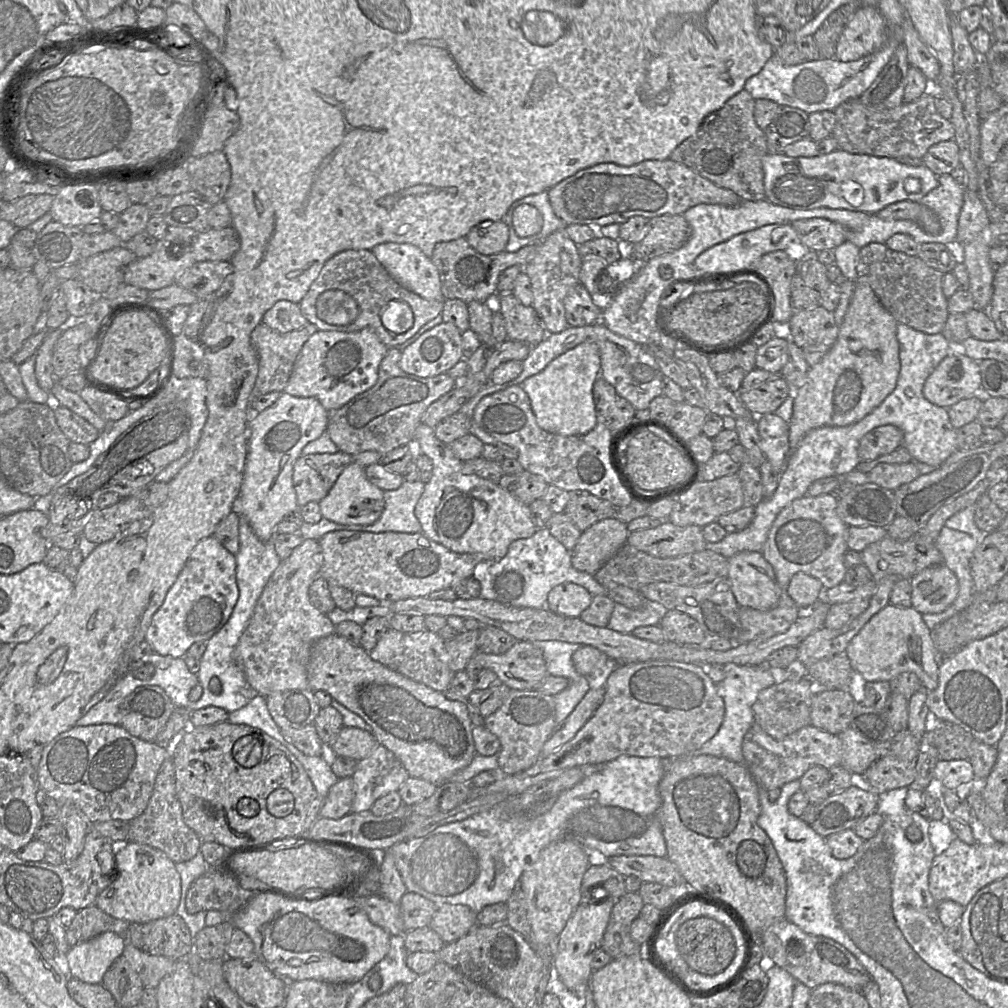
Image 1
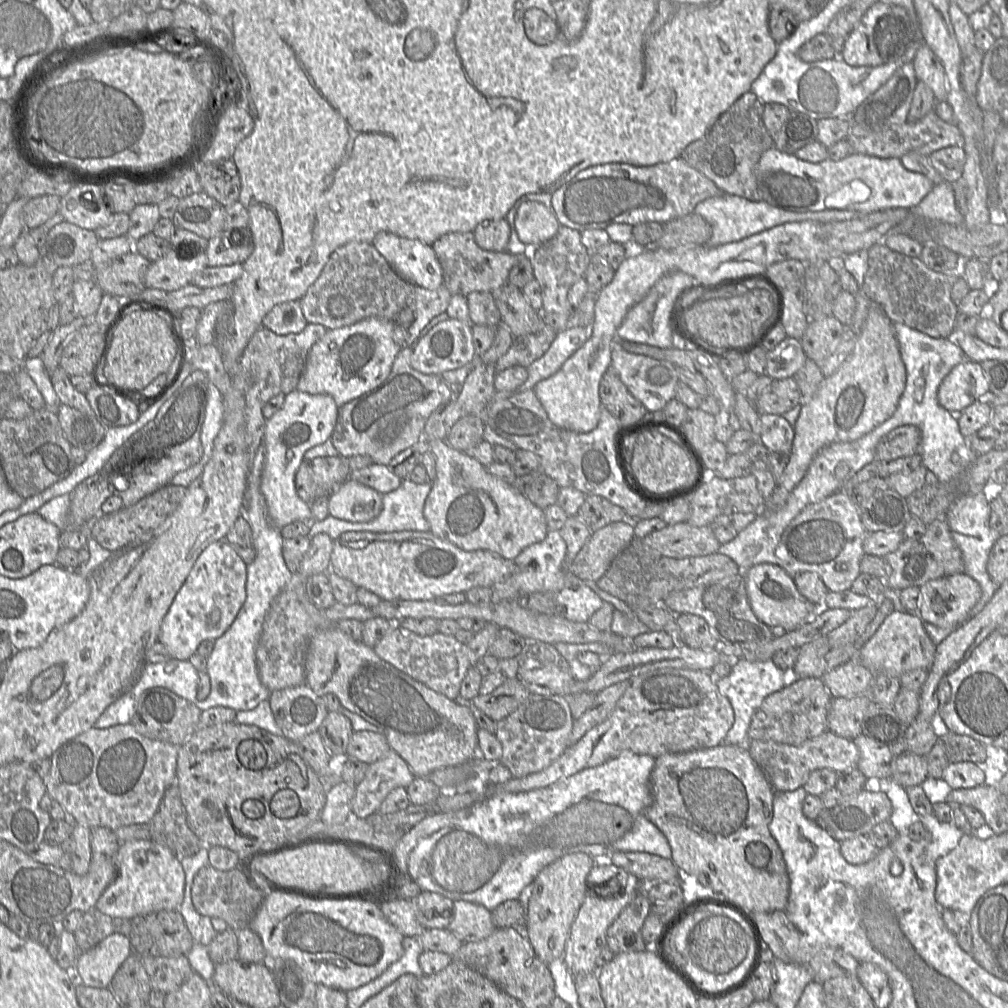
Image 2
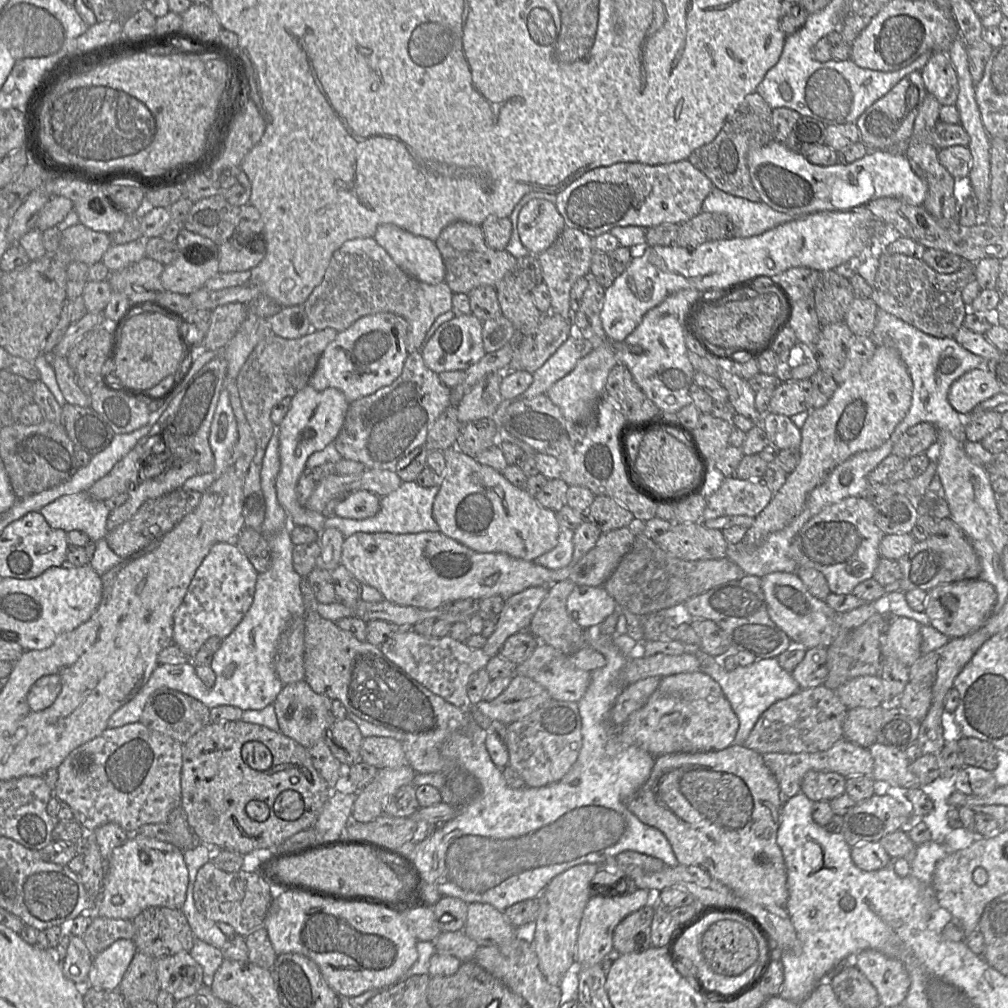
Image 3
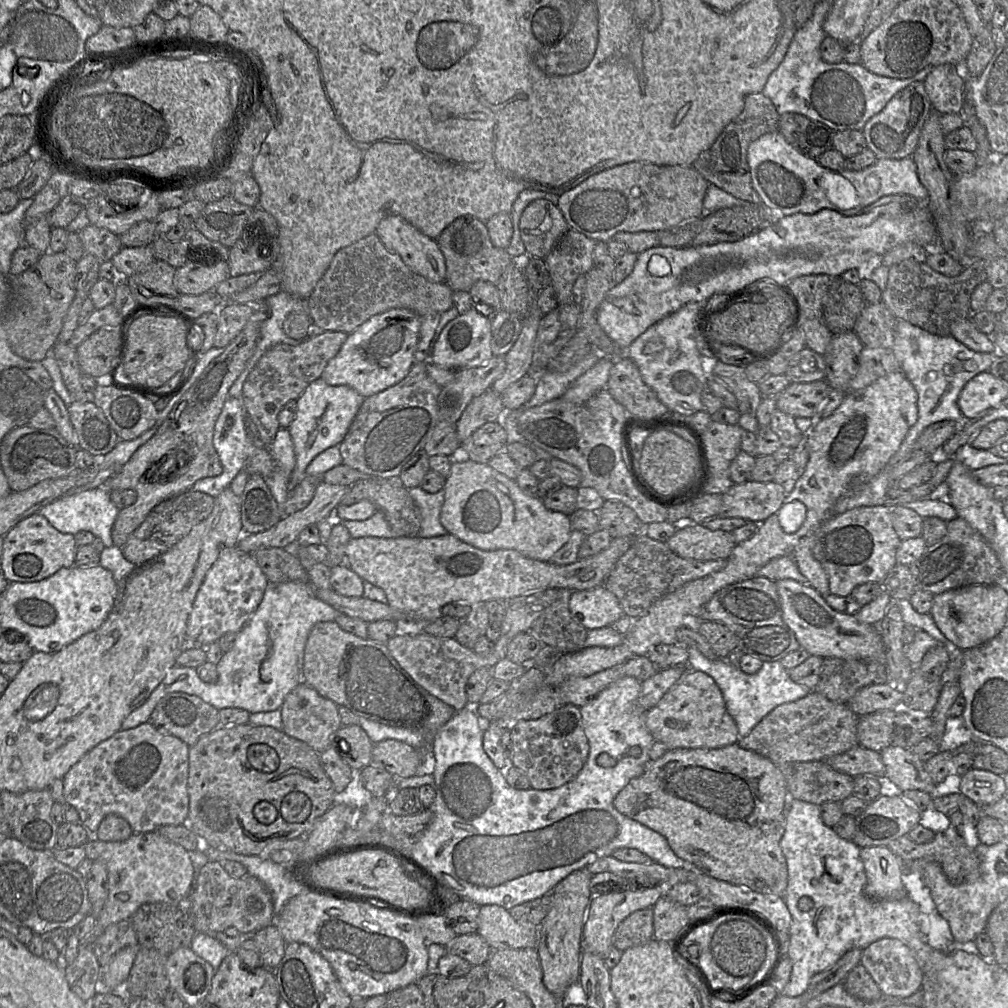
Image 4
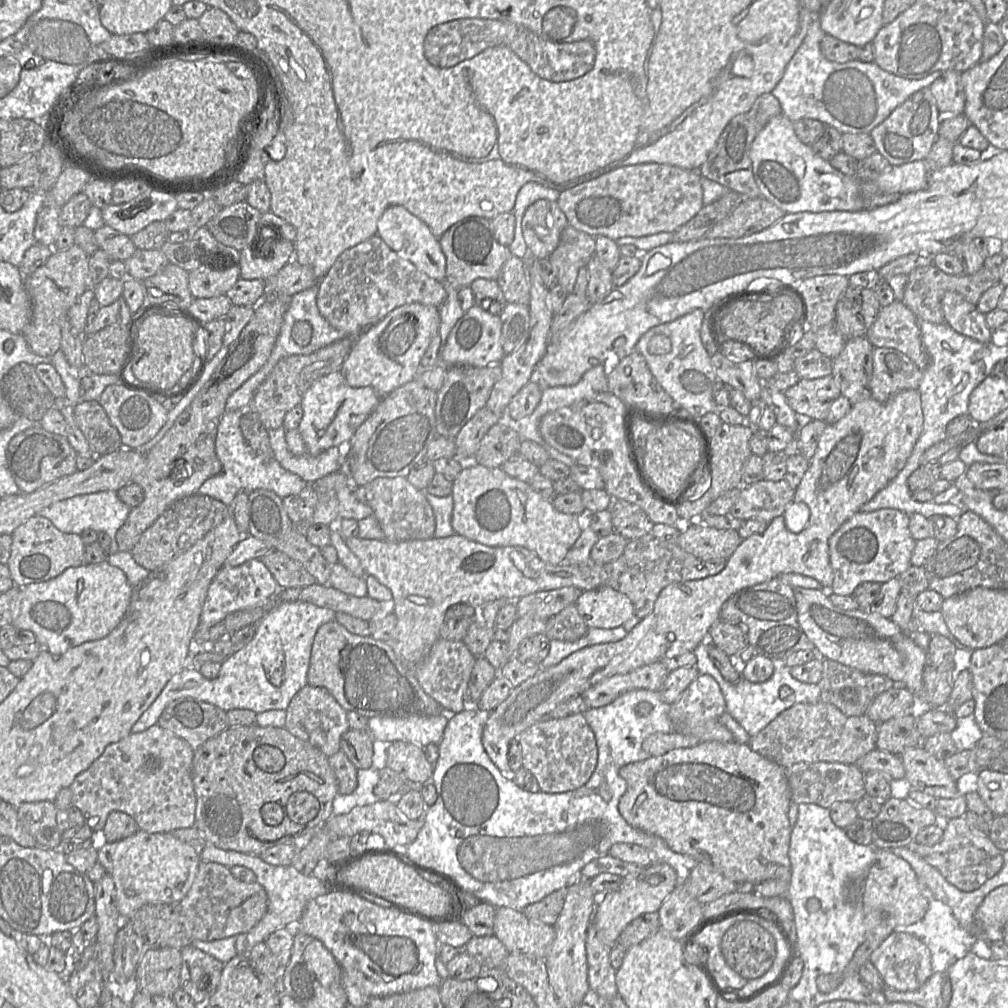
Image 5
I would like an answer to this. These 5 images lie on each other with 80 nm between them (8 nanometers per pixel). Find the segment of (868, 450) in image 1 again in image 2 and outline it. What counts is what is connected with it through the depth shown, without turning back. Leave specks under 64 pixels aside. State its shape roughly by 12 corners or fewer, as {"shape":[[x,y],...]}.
{"shape":[[899,426],[876,446],[876,460],[918,453],[920,430]]}

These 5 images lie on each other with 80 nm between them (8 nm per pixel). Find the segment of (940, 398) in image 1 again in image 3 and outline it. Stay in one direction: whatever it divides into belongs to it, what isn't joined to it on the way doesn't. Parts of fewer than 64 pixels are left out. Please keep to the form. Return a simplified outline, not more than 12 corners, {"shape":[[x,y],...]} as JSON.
{"shape":[[977,368],[952,383],[948,401],[965,418],[999,393]]}

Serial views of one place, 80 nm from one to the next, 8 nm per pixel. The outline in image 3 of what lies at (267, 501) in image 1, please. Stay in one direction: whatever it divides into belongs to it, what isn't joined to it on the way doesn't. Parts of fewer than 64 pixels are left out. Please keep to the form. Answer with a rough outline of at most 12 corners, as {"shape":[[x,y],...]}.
{"shape":[[307,384],[276,427],[275,489],[290,525],[322,532],[326,517],[299,504],[308,457],[334,443],[350,403]]}

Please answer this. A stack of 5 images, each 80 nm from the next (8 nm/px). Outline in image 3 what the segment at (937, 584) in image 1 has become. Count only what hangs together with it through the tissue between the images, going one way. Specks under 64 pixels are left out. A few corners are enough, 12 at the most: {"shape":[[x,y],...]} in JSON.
{"shape":[[971,579],[927,592],[924,613],[950,639],[979,629],[995,588]]}

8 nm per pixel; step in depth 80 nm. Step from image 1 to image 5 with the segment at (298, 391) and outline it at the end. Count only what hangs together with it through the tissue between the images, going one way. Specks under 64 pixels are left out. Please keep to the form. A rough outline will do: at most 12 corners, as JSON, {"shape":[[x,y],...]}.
{"shape":[[439,308],[393,309],[340,371],[380,398],[415,379]]}

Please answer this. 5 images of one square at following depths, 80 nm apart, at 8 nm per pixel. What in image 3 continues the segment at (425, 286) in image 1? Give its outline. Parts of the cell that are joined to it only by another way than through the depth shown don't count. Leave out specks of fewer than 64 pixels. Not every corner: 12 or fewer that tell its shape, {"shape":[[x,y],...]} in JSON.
{"shape":[[394,224],[374,239],[404,271],[445,282],[434,241]]}

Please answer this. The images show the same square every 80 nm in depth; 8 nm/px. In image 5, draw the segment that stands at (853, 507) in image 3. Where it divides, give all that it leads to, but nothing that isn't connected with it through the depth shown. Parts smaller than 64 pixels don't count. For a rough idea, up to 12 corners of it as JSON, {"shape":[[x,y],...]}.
{"shape":[[859,511],[829,539],[829,592],[911,566],[908,514]]}

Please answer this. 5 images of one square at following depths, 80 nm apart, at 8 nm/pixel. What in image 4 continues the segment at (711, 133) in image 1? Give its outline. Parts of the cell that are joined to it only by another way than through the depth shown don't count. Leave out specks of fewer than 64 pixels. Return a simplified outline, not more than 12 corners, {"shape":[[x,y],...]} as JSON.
{"shape":[[762,92],[692,164],[705,180],[752,204],[747,151],[778,131],[780,114]]}

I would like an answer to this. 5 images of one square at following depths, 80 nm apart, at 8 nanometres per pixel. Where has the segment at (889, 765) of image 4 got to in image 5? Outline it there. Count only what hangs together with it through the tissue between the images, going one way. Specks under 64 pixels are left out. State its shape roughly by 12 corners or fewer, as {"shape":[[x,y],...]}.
{"shape":[[921,746],[900,757],[911,790],[960,795],[944,761]]}

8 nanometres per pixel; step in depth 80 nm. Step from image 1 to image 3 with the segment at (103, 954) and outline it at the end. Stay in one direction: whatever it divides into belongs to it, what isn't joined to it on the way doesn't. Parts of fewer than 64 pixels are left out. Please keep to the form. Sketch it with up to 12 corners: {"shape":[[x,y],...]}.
{"shape":[[119,939],[93,959],[87,985],[118,991],[136,952]]}

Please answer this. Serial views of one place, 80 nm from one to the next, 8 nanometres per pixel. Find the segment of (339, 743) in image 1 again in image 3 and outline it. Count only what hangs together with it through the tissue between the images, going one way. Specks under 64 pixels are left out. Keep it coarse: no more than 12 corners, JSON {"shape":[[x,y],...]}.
{"shape":[[364,737],[363,762],[378,769],[408,765],[401,743]]}

